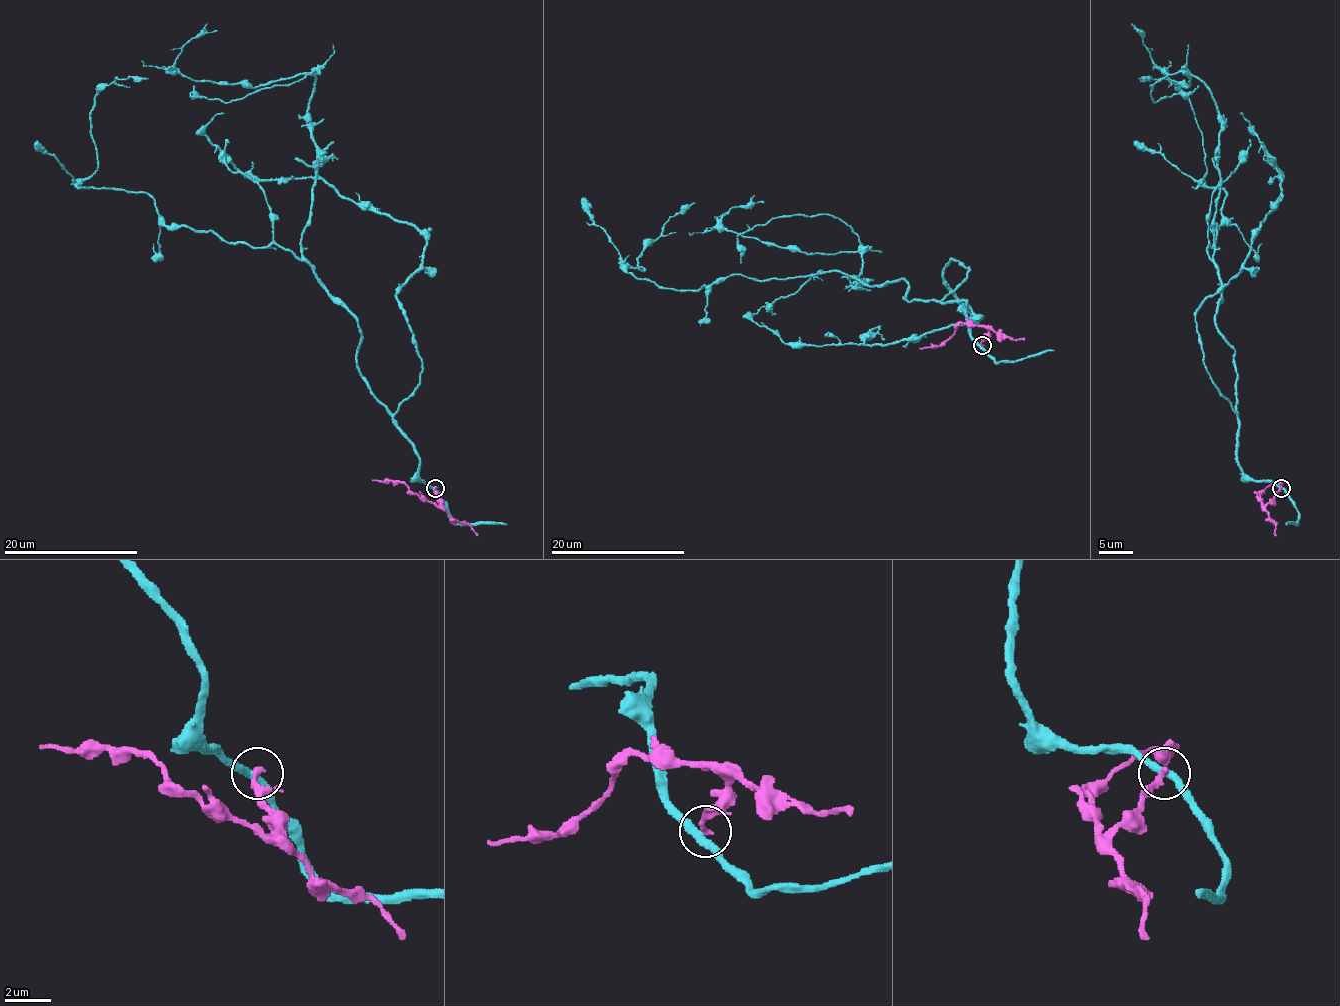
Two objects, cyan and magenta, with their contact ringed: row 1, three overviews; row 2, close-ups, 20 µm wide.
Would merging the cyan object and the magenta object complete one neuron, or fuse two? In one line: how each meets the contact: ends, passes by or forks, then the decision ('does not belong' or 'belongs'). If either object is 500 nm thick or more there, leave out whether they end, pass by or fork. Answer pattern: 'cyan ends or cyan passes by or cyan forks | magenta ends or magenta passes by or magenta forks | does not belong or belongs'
cyan passes by | magenta ends | does not belong

